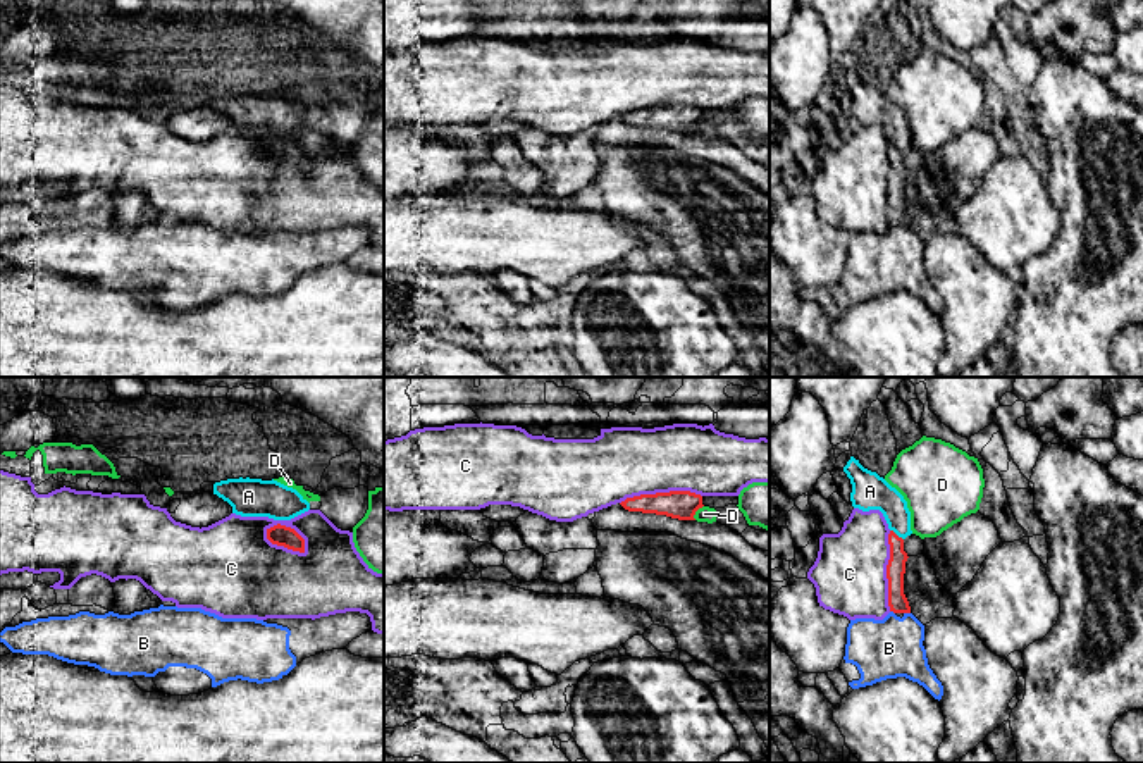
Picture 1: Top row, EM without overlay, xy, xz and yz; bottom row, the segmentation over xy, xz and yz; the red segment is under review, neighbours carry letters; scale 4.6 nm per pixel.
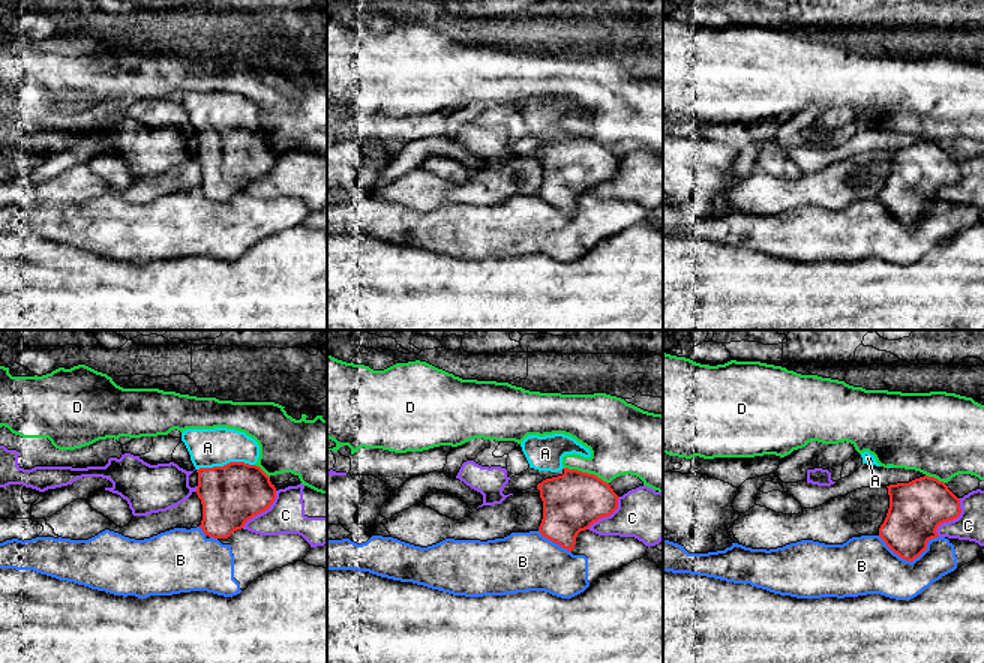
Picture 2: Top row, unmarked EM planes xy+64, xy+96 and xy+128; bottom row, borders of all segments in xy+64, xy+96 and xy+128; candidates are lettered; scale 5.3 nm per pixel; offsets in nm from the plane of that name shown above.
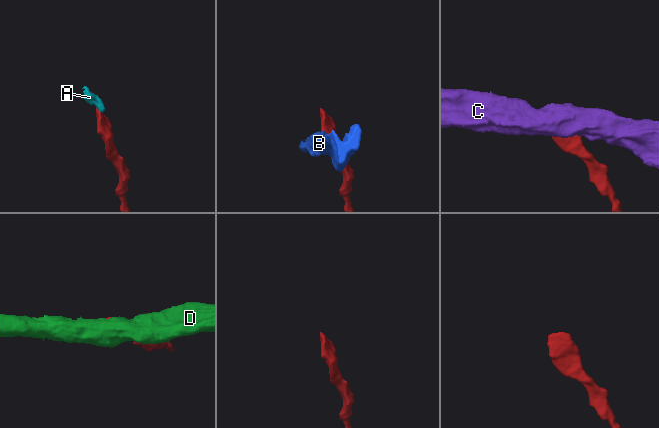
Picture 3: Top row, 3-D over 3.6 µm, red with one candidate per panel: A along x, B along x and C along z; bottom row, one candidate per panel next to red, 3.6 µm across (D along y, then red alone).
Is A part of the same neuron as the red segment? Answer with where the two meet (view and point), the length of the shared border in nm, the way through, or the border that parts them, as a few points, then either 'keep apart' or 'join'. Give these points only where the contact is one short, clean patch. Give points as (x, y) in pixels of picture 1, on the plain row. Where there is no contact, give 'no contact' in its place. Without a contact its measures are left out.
contact yz (895, 148); length 80 nm; way yz (895, 183), (895, 148), (895, 130), (870, 105); join

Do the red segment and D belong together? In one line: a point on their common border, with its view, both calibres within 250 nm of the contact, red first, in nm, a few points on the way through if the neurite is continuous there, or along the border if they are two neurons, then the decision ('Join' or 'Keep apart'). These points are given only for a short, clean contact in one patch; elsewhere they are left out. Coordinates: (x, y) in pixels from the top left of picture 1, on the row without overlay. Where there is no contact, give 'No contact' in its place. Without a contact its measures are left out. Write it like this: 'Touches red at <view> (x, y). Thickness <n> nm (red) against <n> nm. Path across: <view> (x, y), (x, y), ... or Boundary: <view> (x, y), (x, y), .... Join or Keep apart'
Touches red at xz (696, 124). Thickness 140 nm (red) against 70 nm. Boundary: xz (703, 119), (694, 133). Keep apart

